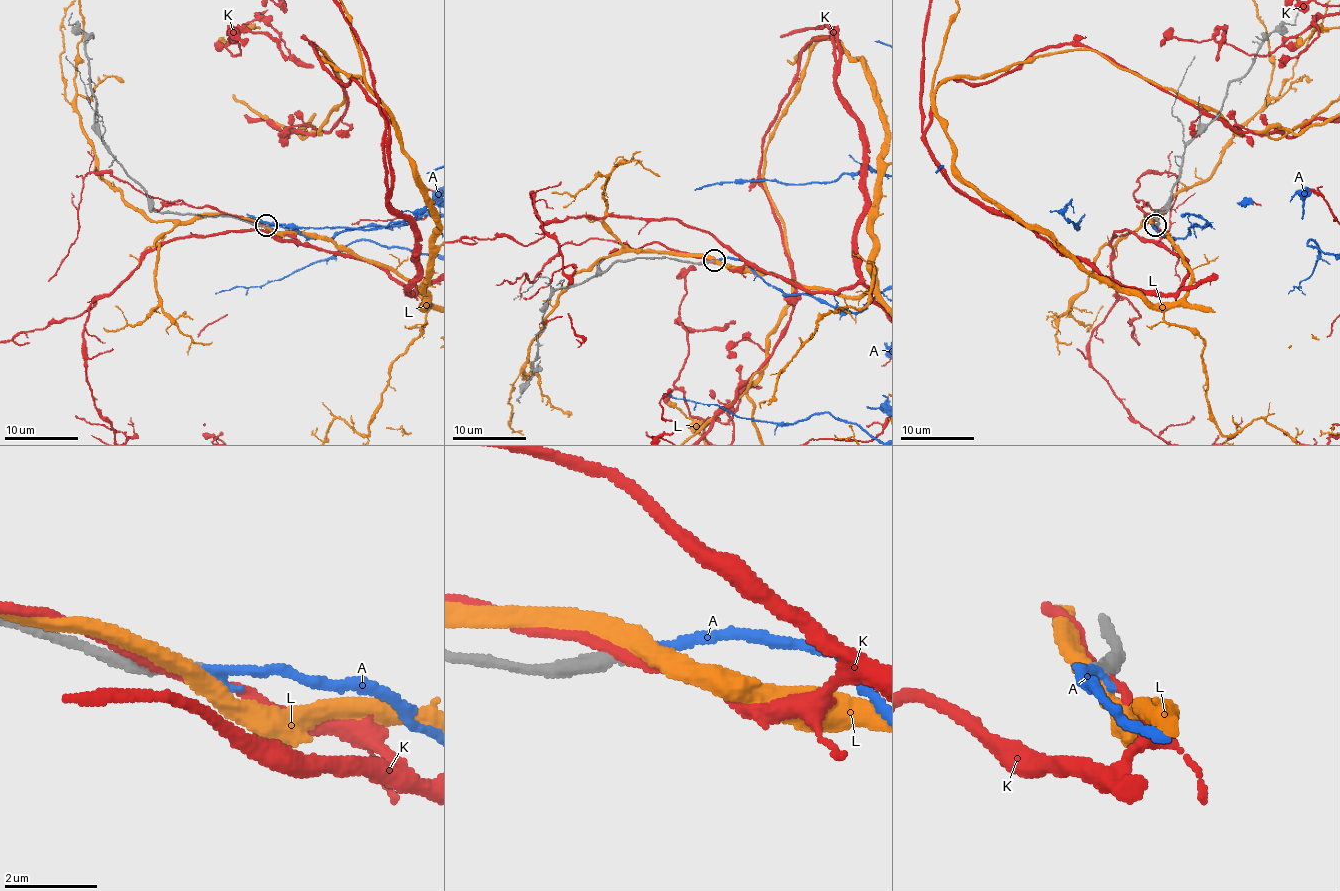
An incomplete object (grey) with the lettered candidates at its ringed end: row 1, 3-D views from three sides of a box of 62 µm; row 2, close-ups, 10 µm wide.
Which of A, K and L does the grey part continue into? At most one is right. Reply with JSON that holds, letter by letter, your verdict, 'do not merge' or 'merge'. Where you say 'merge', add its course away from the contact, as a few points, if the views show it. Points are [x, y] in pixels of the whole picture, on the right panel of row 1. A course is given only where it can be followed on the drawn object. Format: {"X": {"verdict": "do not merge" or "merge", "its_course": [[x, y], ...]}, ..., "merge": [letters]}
{"A": {"verdict": "merge"}, "K": {"verdict": "do not merge"}, "L": {"verdict": "do not merge"}, "merge": ["A"]}

